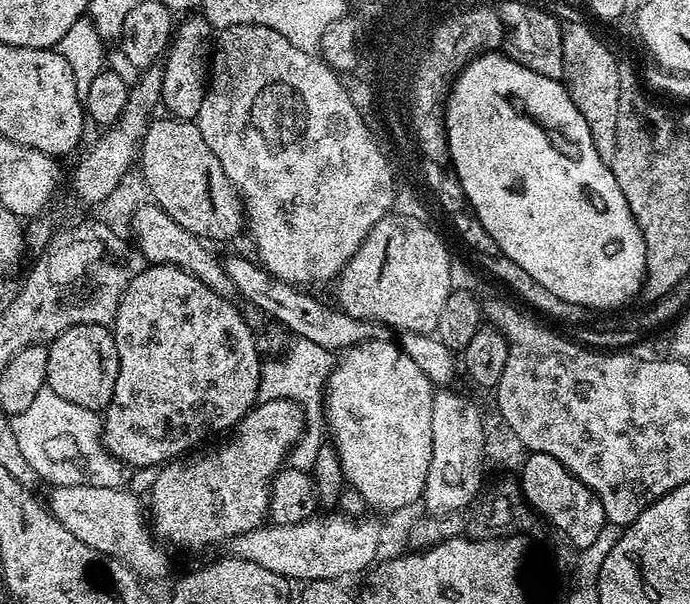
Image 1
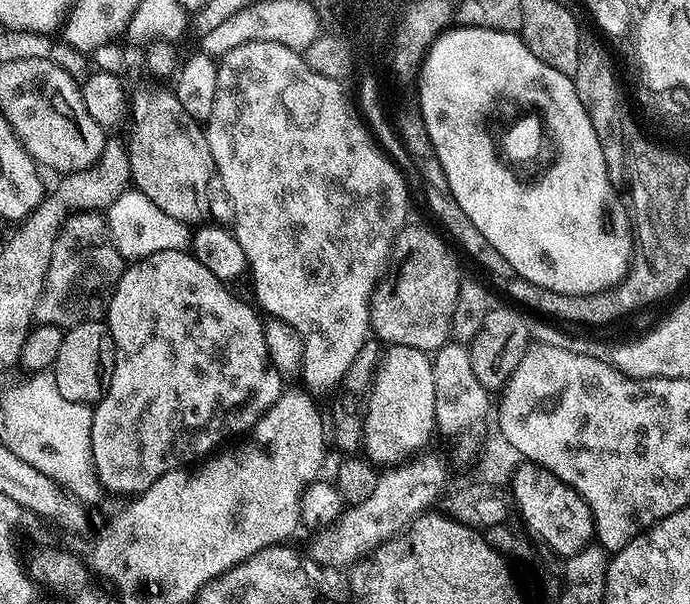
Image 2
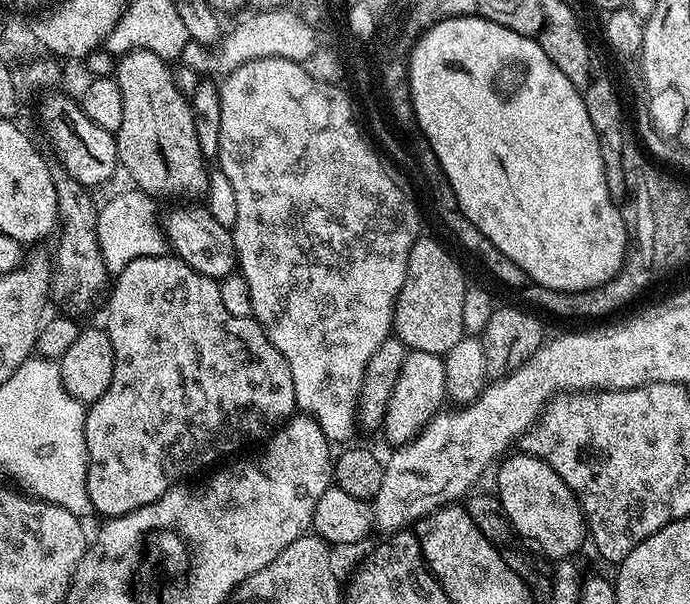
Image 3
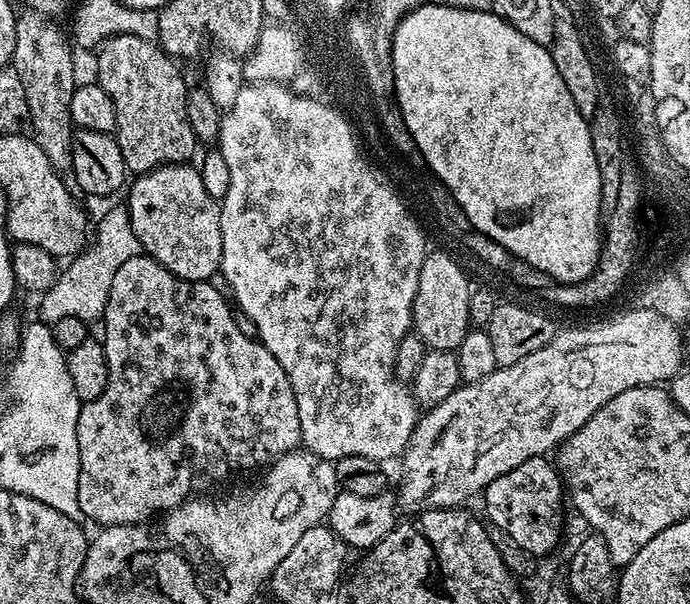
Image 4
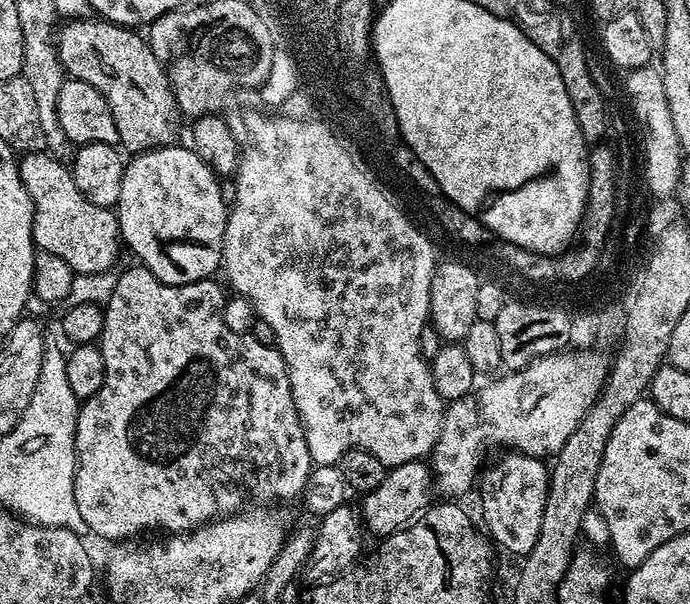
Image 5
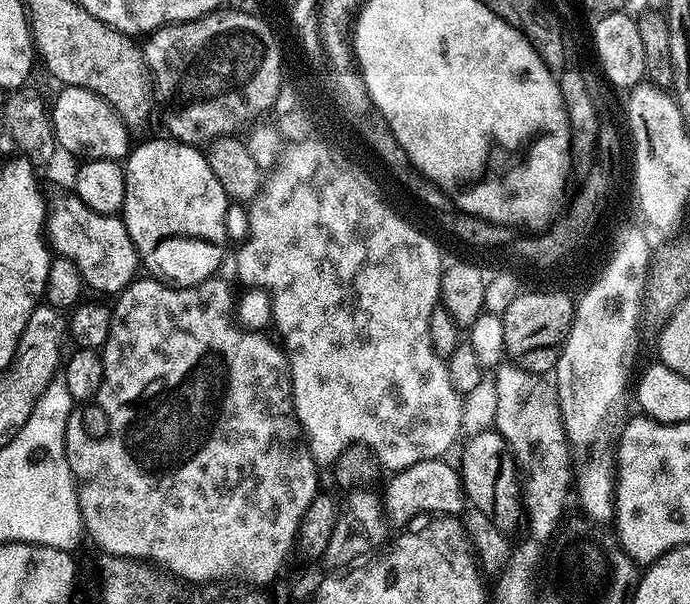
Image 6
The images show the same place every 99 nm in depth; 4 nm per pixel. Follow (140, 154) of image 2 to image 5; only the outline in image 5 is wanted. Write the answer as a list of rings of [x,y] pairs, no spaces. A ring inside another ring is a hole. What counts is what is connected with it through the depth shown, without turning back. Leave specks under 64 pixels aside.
[[[103,18],[69,19],[58,32],[60,65],[71,79],[90,82],[110,106],[114,114],[114,126],[118,126],[119,147],[128,154],[148,152],[152,148],[163,148],[171,145],[180,128],[182,113],[176,107],[176,99],[168,81],[168,71],[161,64],[154,50],[148,45],[139,31],[125,28],[123,24],[109,24]]]

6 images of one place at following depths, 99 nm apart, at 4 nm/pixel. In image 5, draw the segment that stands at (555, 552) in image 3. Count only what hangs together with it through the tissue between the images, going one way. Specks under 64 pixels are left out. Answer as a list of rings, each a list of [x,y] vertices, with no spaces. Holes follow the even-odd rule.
[[[515,450],[505,451],[503,455],[504,457],[493,468],[485,467],[478,480],[478,491],[482,498],[482,514],[484,515],[483,527],[497,545],[500,543],[506,551],[513,552],[517,558],[523,558],[530,550],[534,550],[534,542],[538,542],[538,530],[542,530],[542,510],[546,506],[550,468],[538,456],[525,456],[523,452]]]

